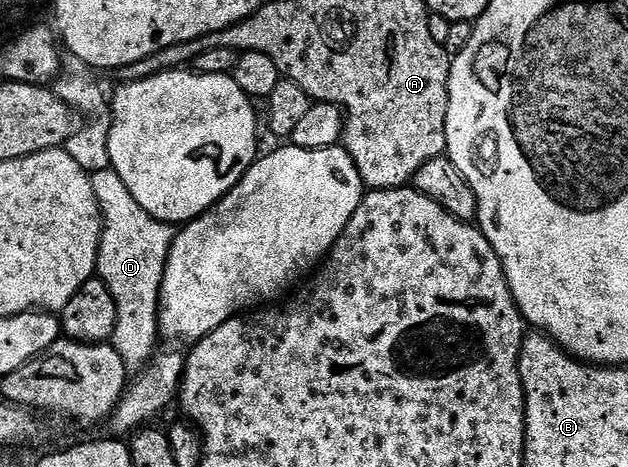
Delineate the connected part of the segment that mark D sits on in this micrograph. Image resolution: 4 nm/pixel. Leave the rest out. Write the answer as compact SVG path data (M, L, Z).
M108 169L93 173L91 178L95 189L95 201L99 201L101 206L101 240L95 275L103 281L103 285L107 285L107 289L111 289L111 297L115 297L117 320L115 321L115 333L111 340L113 348L119 353L119 357L123 357L125 368L137 373L148 367L149 360L153 358L159 347L157 344L157 339L159 340L157 325L159 297L165 277L165 266L173 245L175 227L172 223L164 223L151 217L151 213L147 213L147 209L143 209L143 205L139 205L139 201L131 197L131 189L123 185L123 177L119 177L119 173Z

